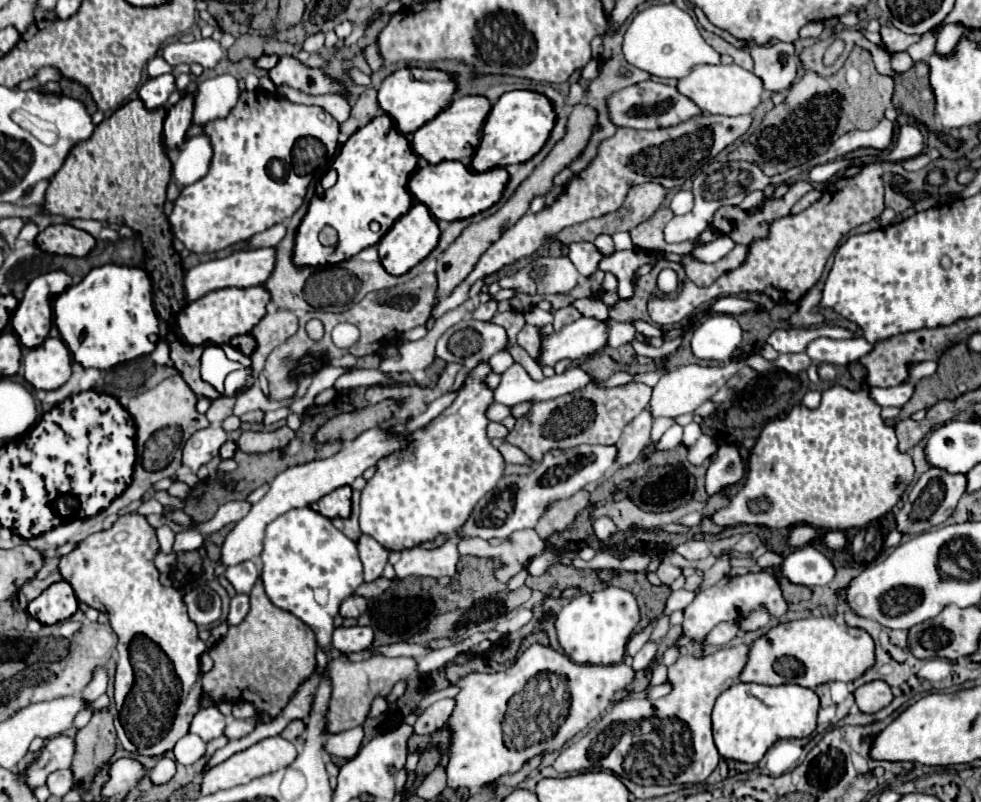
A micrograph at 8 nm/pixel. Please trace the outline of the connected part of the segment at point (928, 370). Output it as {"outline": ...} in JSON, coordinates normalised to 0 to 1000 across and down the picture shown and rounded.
{"outline":[[[940,451],[940,454],[934,454],[930,456],[930,466],[928,466],[928,474],[938,474],[942,469],[948,469],[954,464],[954,451]]]}

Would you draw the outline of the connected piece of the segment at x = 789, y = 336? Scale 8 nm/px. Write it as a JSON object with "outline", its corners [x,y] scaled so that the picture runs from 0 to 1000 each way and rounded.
{"outline":[[[838,404],[838,406],[826,406],[826,409],[803,409],[803,411],[789,411],[783,419],[783,429],[793,439],[820,439],[822,429],[830,421],[869,421],[869,414],[858,406]]]}

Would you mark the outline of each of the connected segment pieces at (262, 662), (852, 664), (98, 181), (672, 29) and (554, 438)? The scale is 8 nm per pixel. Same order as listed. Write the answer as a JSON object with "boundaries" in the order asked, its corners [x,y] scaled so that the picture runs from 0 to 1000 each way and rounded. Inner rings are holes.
{"boundaries":[[[[263,726],[255,738],[255,763],[243,781],[232,783],[232,803],[228,793],[216,808],[218,833],[206,843],[204,883],[247,873],[255,875],[261,888],[279,895],[279,885],[292,880],[290,875],[296,875],[304,855],[324,835],[320,810],[322,796],[318,786],[296,763],[281,758]]],[[[818,771],[797,776],[773,793],[762,808],[762,823],[754,838],[756,850],[773,853],[815,853],[832,858],[846,848],[869,850],[891,828],[891,800],[877,786],[862,778],[852,778],[848,771]],[[793,825],[793,833],[789,833]]],[[[135,125],[110,145],[98,157],[90,177],[80,177],[71,187],[63,209],[49,229],[43,264],[51,269],[92,272],[112,279],[122,279],[124,272],[128,282],[143,292],[149,312],[147,337],[153,342],[157,359],[157,382],[159,389],[173,404],[173,446],[198,491],[210,494],[212,499],[222,499],[224,491],[204,471],[204,431],[183,429],[177,411],[179,392],[192,379],[192,374],[186,357],[188,337],[183,329],[183,317],[175,309],[173,279],[165,262],[165,254],[169,252],[169,232],[173,227],[173,200],[165,185],[167,145],[167,135],[149,137],[143,125]]],[[[667,5],[646,20],[636,42],[636,72],[671,97],[697,97],[709,80],[734,80],[734,67],[714,45],[705,20],[689,5]]],[[[599,476],[595,486],[575,491],[565,499],[542,504],[540,514],[526,524],[526,531],[516,544],[516,551],[534,561],[544,576],[563,559],[585,559],[591,554],[616,554],[626,556],[636,531],[660,507],[663,495],[655,494],[652,479],[634,479],[626,484],[614,484],[608,476]]]]}

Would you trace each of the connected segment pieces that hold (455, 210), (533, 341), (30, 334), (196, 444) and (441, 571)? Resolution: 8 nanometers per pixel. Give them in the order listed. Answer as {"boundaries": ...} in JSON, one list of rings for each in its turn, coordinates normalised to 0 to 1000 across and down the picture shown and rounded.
{"boundaries":[[[[449,202],[444,207],[434,204],[426,209],[416,227],[416,237],[424,252],[436,257],[438,267],[444,274],[463,277],[463,274],[479,272],[487,264],[497,262],[502,254],[506,254],[512,244],[516,227],[518,227],[518,214],[514,209],[504,209],[497,214],[483,214],[469,202]]],[[[536,404],[527,419],[527,429],[532,431],[540,444],[548,441],[548,426],[550,426],[550,409]]],[[[63,337],[35,347],[12,394],[12,409],[24,434],[37,434],[53,406],[53,374],[71,357],[71,344]]],[[[226,531],[222,534],[208,534],[194,544],[194,549],[188,554],[188,569],[186,576],[194,581],[196,586],[202,586],[210,576],[214,576],[218,569],[222,569],[224,556],[232,549],[232,541]]],[[[455,676],[444,686],[432,686],[424,681],[408,688],[408,698],[402,703],[402,711],[408,723],[416,718],[463,718],[467,696],[469,688],[465,686],[463,676]]]]}

